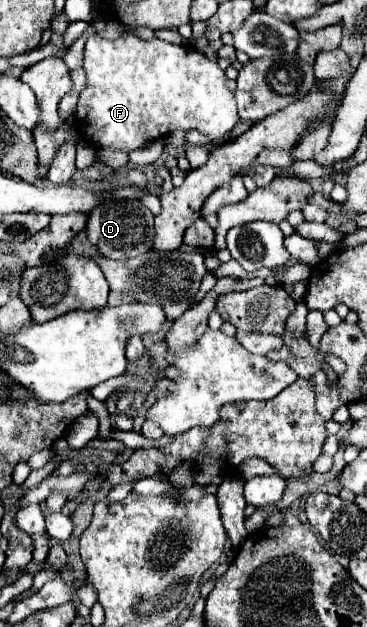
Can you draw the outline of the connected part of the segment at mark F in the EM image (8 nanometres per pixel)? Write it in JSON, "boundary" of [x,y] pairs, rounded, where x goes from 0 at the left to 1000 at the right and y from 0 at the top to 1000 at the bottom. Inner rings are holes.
{"boundary":[[[251,54],[240,57],[229,77],[229,112],[234,140],[218,147],[207,198],[229,214],[223,220],[262,230],[267,239],[305,236],[354,242],[392,233],[398,226],[436,223],[485,204],[529,204],[578,223],[610,223],[654,191],[643,175],[643,156],[638,147],[621,140],[621,124],[610,112],[518,73],[480,73],[431,61],[398,67],[360,54],[332,54],[316,64],[289,64],[267,54]]]}

